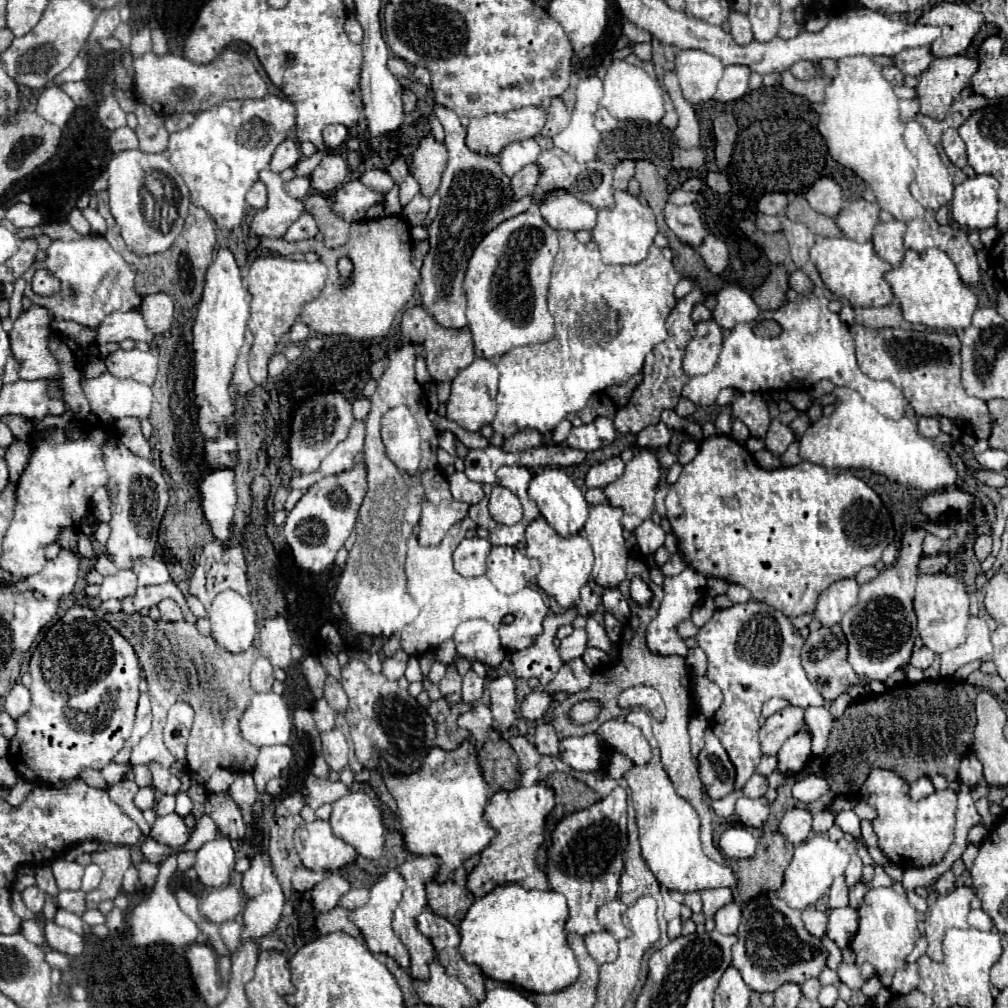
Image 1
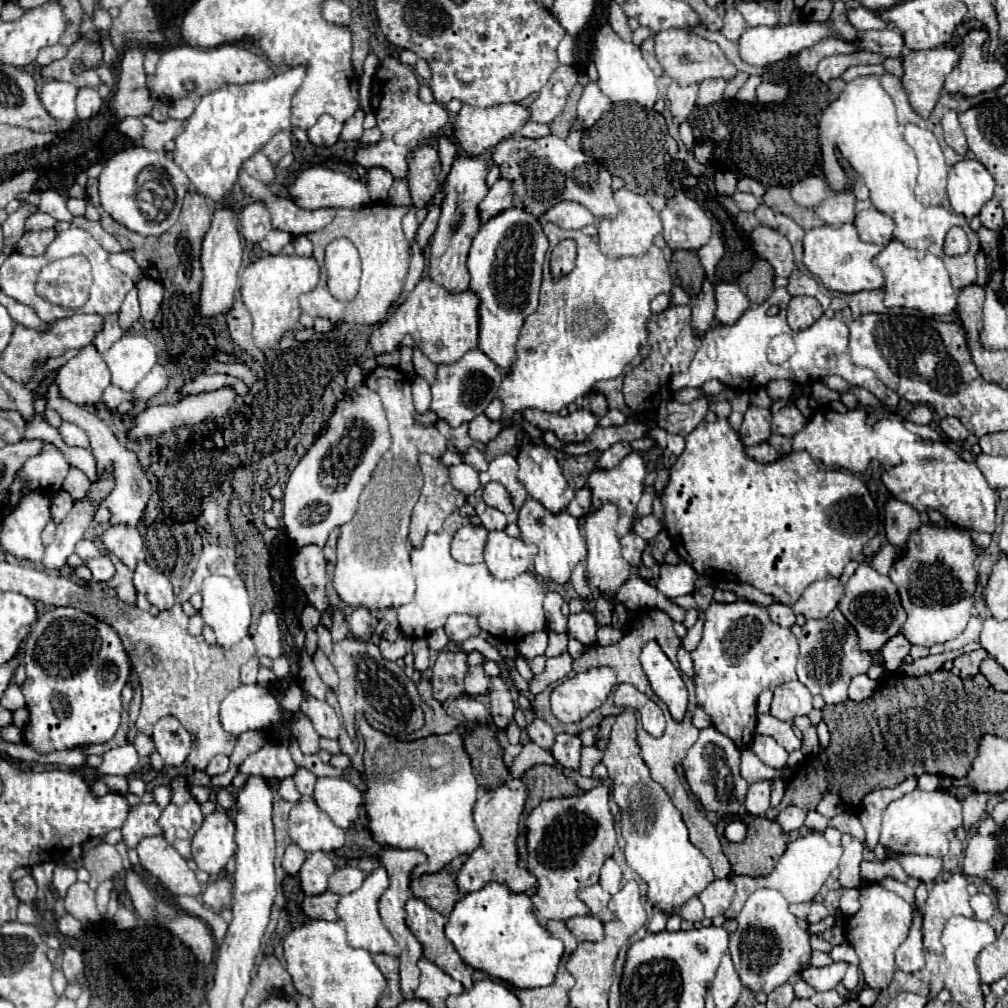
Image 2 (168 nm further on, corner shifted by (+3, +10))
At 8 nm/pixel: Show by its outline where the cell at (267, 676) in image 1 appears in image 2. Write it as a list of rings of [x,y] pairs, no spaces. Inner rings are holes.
[[[253,656],[253,658],[241,668],[241,682],[243,682],[243,684],[255,684],[255,682],[257,682],[257,672],[259,672],[259,658]]]

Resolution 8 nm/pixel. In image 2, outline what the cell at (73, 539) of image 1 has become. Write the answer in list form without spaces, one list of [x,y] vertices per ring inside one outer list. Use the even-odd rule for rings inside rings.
[[[61,490],[61,492],[53,494],[51,498],[53,498],[51,518],[53,518],[53,522],[55,522],[55,524],[61,524],[61,522],[63,522],[63,518],[67,516],[67,512],[69,512],[69,510],[71,510],[71,506],[73,506],[73,498],[71,498],[65,490]]]

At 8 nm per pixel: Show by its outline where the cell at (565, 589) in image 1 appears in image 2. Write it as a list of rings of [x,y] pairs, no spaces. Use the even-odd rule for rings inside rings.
[[[527,498],[523,508],[519,510],[517,526],[521,528],[521,540],[525,544],[537,544],[539,546],[539,554],[535,558],[535,574],[541,576],[543,580],[567,584],[573,568],[579,562],[583,562],[587,556],[587,544],[585,544],[583,532],[579,528],[579,520],[567,512],[549,514],[549,510],[545,510],[537,500]]]

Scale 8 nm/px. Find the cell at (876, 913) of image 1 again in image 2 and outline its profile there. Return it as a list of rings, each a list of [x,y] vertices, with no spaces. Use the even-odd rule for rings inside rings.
[[[881,884],[861,888],[861,908],[845,922],[845,936],[859,956],[859,968],[871,988],[883,990],[891,984],[895,972],[895,950],[907,938],[913,922],[913,906]]]

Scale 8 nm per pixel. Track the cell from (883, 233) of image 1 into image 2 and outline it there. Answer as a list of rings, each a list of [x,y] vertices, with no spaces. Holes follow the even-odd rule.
[[[869,208],[869,210],[863,210],[857,214],[855,228],[863,242],[887,246],[893,240],[895,222],[887,214],[879,212],[875,208]]]

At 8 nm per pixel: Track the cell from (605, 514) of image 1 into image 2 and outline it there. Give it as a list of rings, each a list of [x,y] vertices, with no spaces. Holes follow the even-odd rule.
[[[611,502],[603,504],[599,510],[593,510],[585,518],[585,540],[587,540],[587,548],[589,548],[587,580],[589,580],[589,586],[599,588],[607,600],[611,600],[617,594],[617,590],[621,588],[621,584],[629,578],[629,562],[621,556],[621,544],[615,534],[617,518],[619,518],[617,506]]]

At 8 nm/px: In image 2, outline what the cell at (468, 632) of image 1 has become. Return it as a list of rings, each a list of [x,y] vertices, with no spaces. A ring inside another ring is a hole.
[[[451,614],[447,618],[445,632],[447,632],[449,640],[461,644],[463,640],[467,640],[471,636],[481,636],[481,626],[479,626],[475,616],[469,616],[469,614]]]

